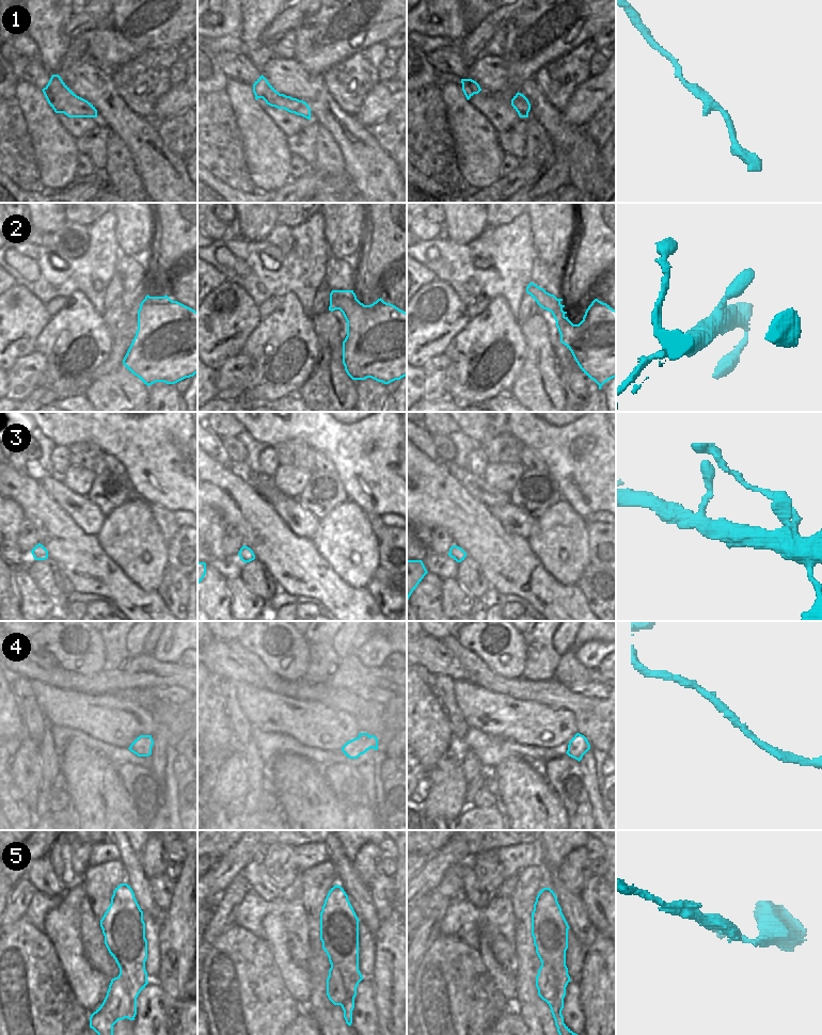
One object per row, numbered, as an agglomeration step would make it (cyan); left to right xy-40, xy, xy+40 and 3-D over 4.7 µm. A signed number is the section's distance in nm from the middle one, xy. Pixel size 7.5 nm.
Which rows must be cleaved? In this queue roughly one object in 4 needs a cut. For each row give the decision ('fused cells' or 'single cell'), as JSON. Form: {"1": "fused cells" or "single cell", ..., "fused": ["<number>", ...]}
{"1": "single cell", "2": "single cell", "3": "single cell", "4": "single cell", "5": "fused cells", "fused": ["5"]}

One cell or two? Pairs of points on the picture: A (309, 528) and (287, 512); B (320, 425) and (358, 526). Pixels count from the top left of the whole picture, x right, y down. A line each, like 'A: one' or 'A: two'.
A: one
B: two

